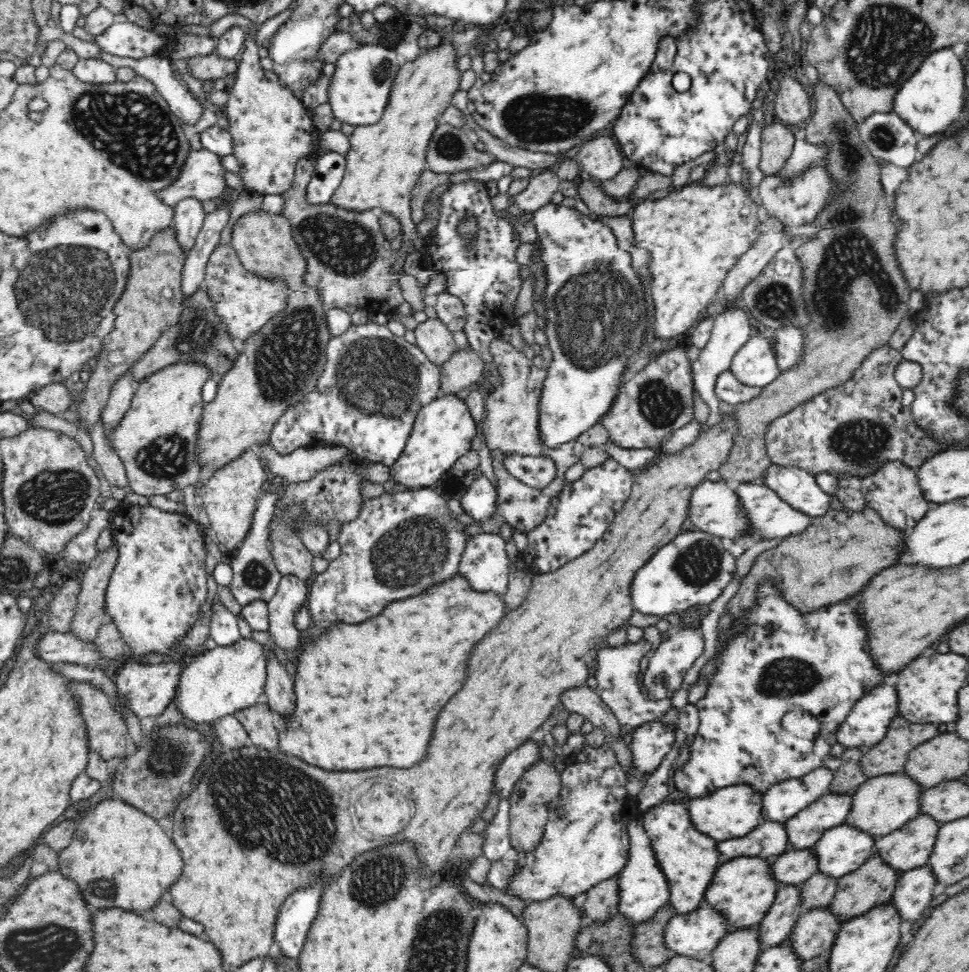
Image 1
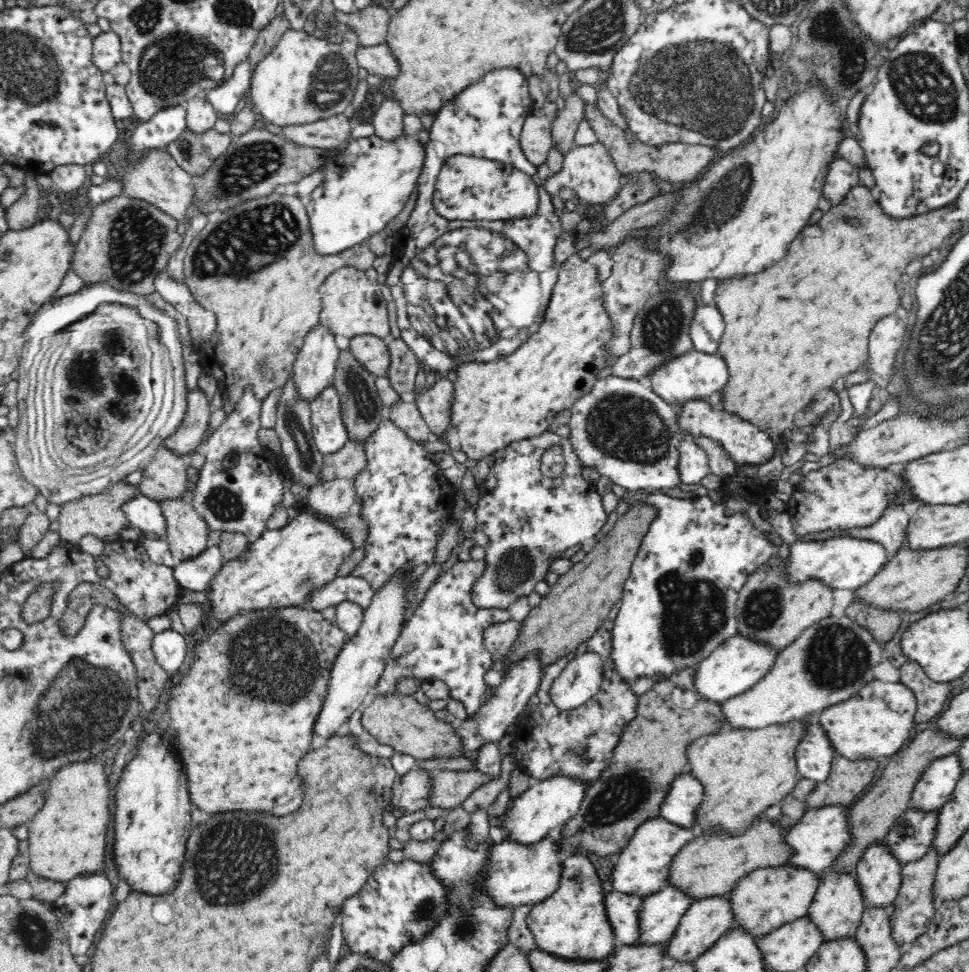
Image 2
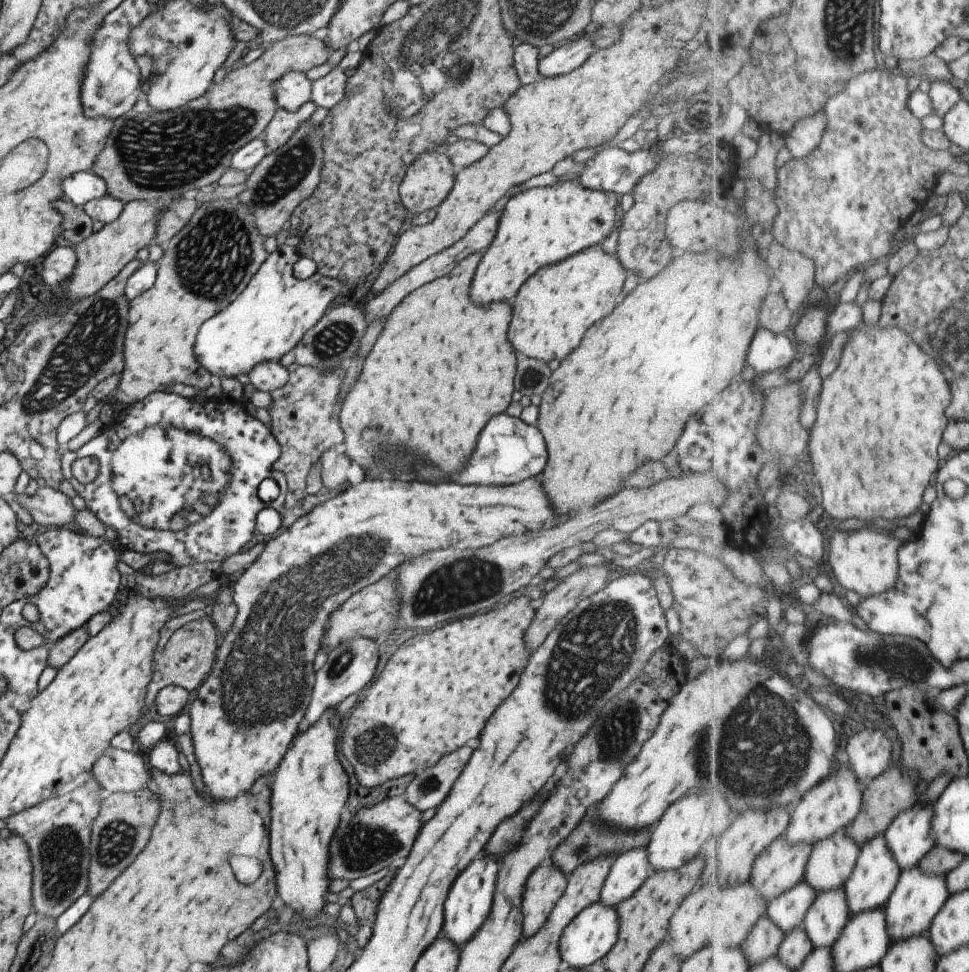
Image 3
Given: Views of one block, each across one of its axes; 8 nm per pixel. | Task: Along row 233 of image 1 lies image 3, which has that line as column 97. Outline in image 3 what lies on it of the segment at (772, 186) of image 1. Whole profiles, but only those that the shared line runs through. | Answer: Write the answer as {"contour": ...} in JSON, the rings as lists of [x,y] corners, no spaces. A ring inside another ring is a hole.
{"contour":[[[93,780],[79,784],[70,792],[48,798],[5,820],[10,833],[20,836],[29,848],[33,882],[31,884],[32,912],[38,917],[57,918],[87,890],[89,838],[91,824],[99,812],[100,788]]]}

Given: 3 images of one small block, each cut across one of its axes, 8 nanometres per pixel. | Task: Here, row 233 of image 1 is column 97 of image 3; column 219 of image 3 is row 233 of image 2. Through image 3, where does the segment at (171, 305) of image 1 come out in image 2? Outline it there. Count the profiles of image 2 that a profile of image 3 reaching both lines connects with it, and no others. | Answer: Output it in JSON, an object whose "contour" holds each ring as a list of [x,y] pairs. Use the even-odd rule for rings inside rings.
{"contour":[[[125,195],[109,198],[91,210],[79,241],[73,248],[70,267],[83,280],[84,285],[110,283],[110,286],[120,291],[145,297],[155,292],[155,276],[167,268],[170,255],[178,250],[178,245],[182,242],[182,234],[176,232],[177,225],[178,221],[172,216],[142,200],[128,198]]]}

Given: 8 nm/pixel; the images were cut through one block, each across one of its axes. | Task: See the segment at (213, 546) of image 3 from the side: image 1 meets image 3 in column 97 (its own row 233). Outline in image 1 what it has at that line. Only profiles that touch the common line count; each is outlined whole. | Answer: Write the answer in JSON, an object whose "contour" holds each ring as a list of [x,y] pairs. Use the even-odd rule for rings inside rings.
{"contour":[[[465,179],[451,183],[439,196],[439,215],[433,232],[425,238],[421,264],[424,270],[436,270],[444,274],[444,291],[458,297],[465,306],[466,318],[463,333],[468,341],[469,348],[480,358],[489,354],[489,344],[498,339],[500,332],[506,326],[514,326],[518,322],[516,304],[520,298],[520,289],[525,281],[524,266],[516,262],[515,252],[520,248],[520,233],[509,222],[506,214],[497,216],[492,211],[492,202],[486,190],[485,183],[477,179]],[[466,220],[476,223],[476,231],[471,235],[464,235],[458,231],[460,224]]]}

